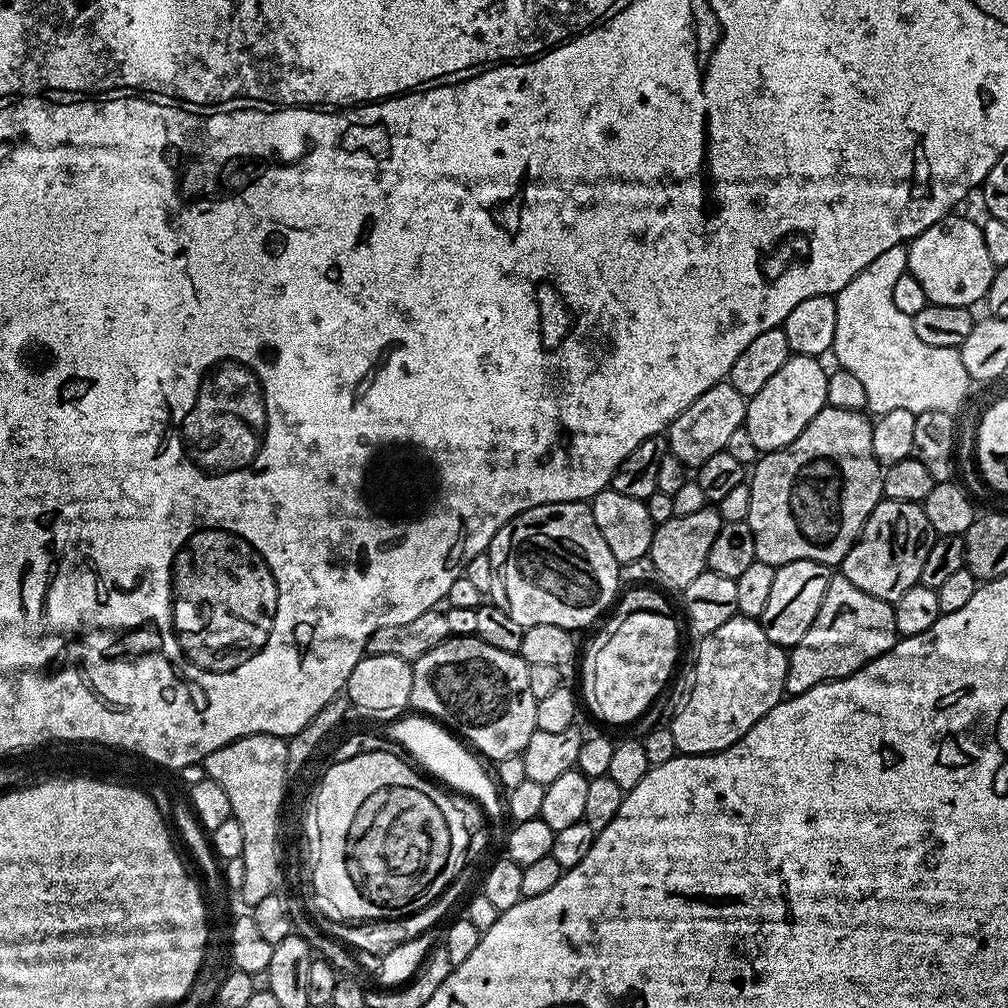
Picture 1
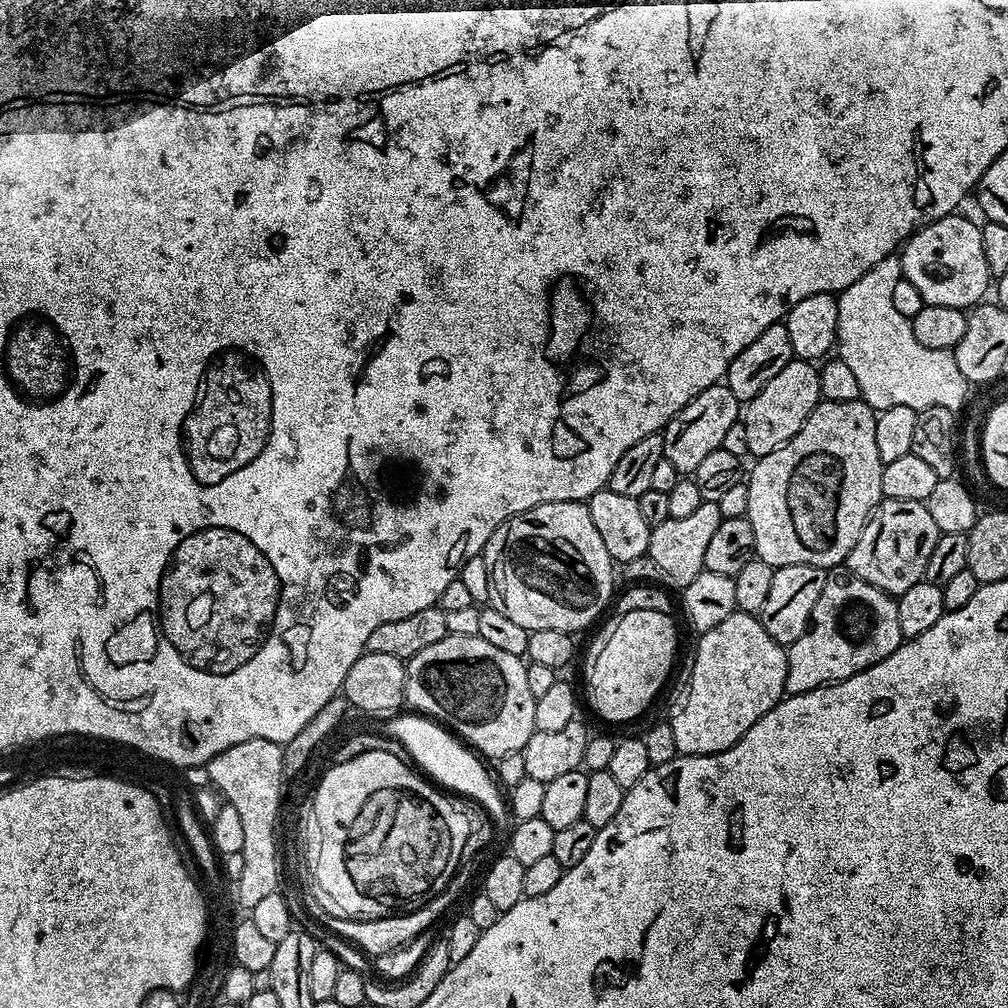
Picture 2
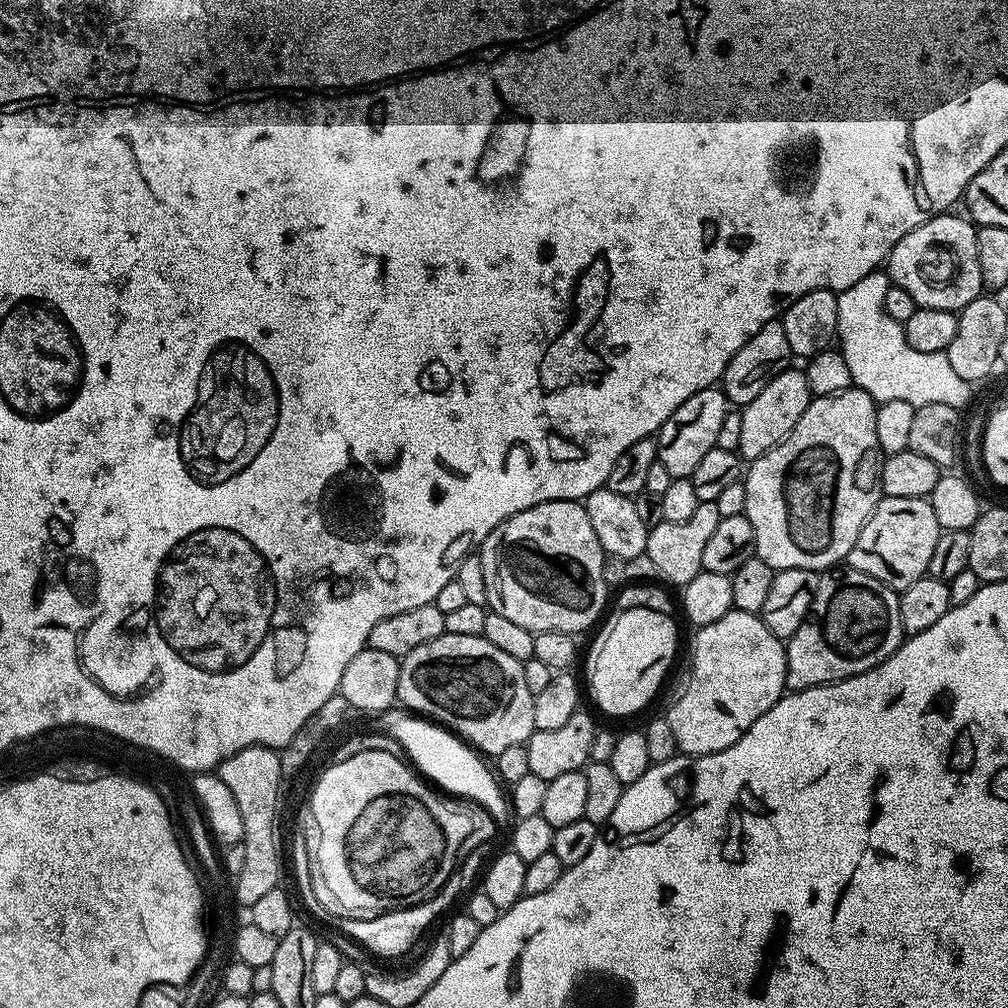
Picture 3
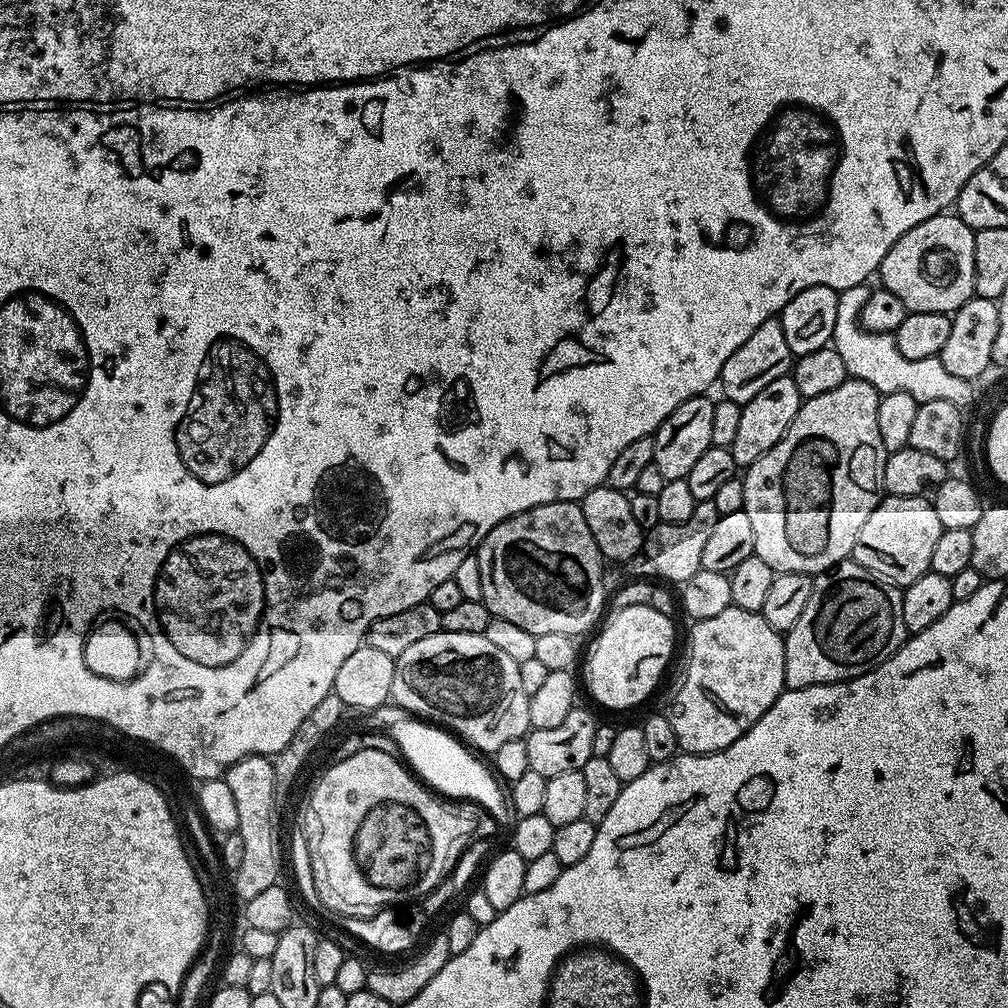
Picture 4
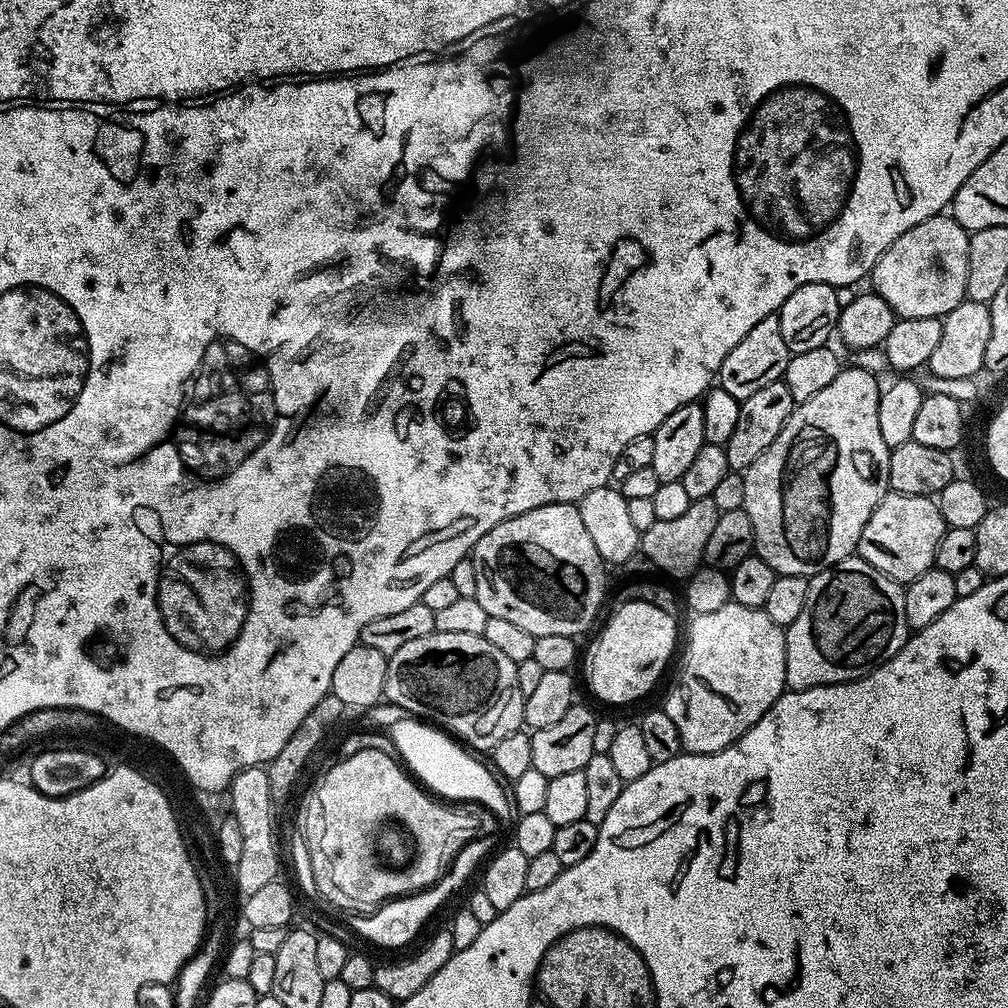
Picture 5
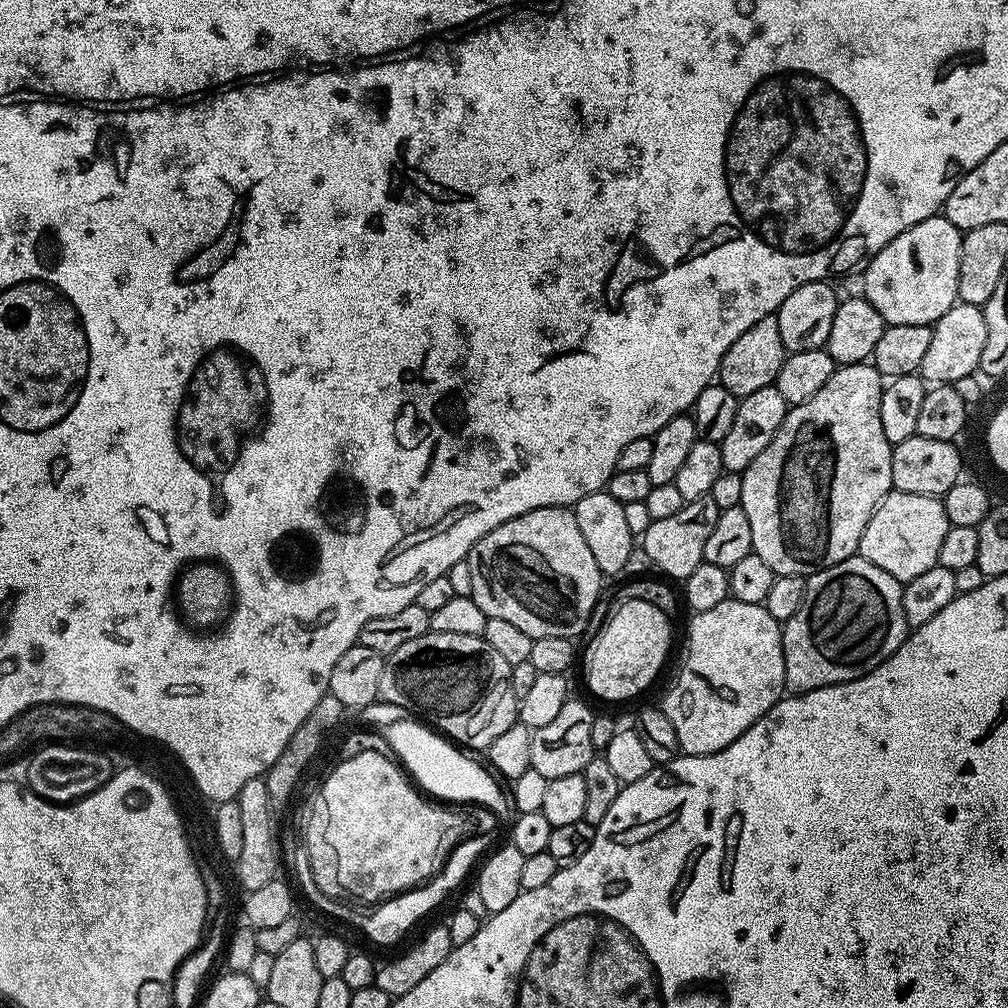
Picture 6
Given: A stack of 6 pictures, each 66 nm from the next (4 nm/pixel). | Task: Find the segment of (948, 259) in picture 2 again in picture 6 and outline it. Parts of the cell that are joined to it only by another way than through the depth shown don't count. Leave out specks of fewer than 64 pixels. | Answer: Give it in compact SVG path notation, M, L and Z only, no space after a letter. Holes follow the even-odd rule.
M942 214L910 226L868 261L864 272L865 300L882 314L885 325L922 326L935 324L946 310L958 303L958 266L962 233Z

